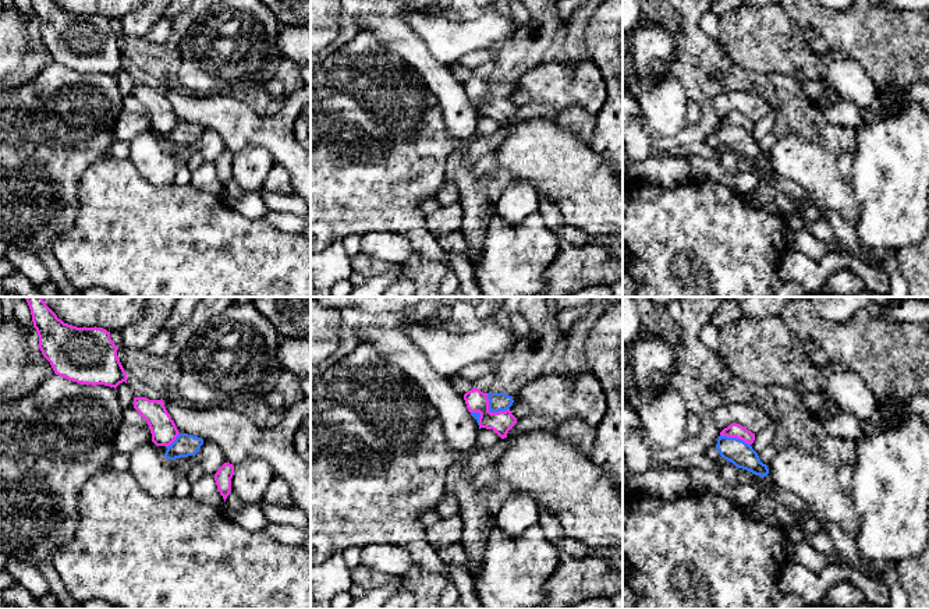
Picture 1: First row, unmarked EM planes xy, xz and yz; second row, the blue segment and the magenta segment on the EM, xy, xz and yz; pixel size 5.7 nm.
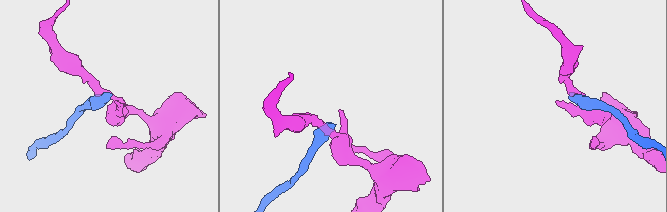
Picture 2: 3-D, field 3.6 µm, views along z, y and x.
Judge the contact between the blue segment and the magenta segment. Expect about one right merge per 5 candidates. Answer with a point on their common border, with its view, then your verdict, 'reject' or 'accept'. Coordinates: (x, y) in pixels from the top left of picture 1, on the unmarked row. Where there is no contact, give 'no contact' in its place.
contact xz (490, 99); reject

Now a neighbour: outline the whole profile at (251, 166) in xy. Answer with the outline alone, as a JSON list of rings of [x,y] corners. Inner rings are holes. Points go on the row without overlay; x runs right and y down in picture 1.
[[[249,145],[234,153],[231,178],[242,191],[258,192],[274,164],[273,156],[265,146]]]

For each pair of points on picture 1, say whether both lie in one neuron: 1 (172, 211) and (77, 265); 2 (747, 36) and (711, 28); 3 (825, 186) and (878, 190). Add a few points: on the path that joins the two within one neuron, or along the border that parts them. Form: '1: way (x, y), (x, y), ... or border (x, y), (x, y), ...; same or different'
1: way (148, 234), (144, 239), (123, 239), (100, 250); same
2: border (720, 17), (720, 35), (717, 39); different
3: border (850, 181), (860, 205), (857, 219); different

